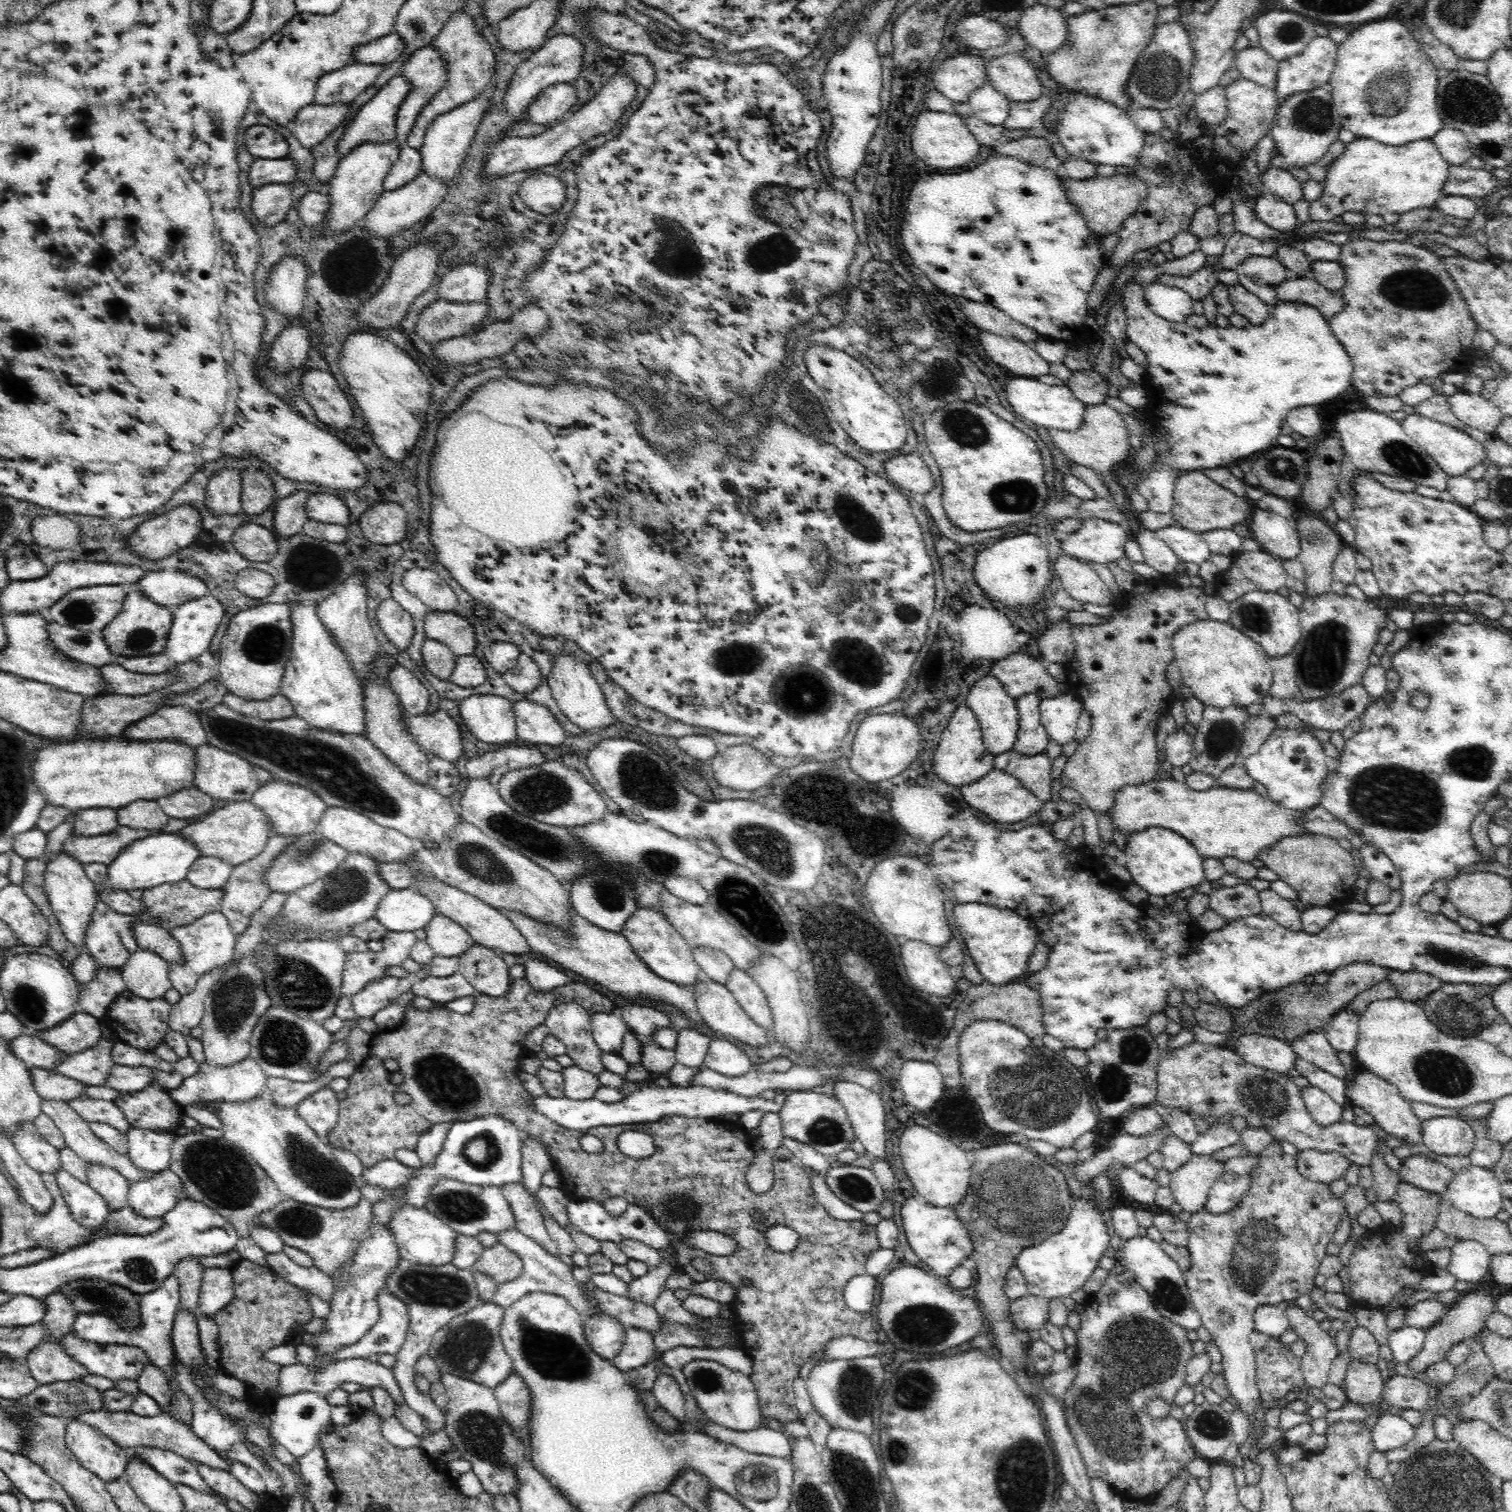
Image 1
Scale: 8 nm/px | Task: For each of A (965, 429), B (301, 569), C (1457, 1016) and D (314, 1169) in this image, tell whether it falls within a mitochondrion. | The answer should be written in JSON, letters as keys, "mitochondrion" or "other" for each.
{"A":"mitochondrion","B":"mitochondrion","C":"mitochondrion","D":"mitochondrion"}

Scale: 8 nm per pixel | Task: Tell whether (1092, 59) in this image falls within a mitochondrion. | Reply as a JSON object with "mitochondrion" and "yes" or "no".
{"mitochondrion":"yes"}

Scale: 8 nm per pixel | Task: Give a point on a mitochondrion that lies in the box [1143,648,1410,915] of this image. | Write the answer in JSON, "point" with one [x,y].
{"point":[1222,737]}

